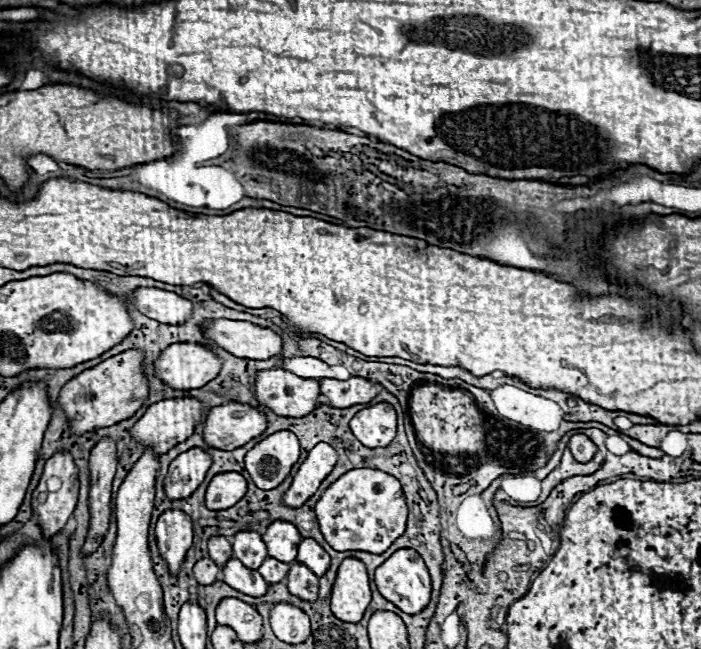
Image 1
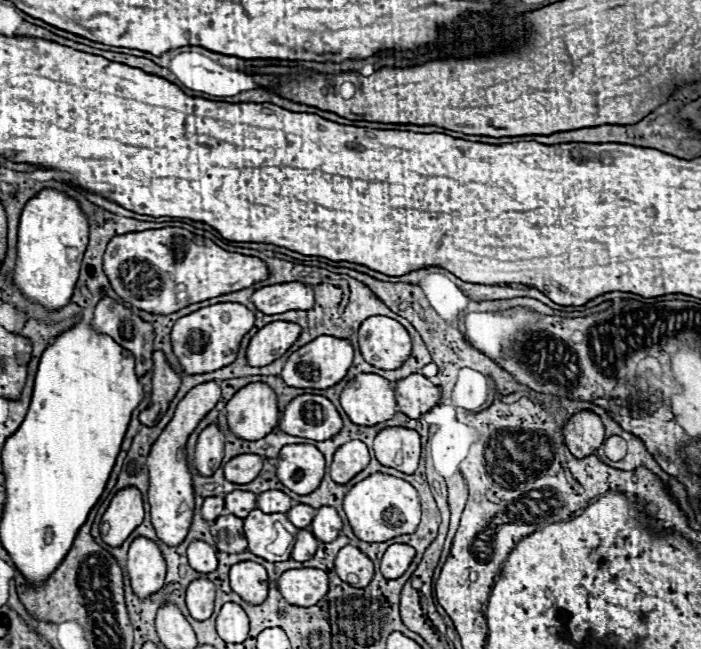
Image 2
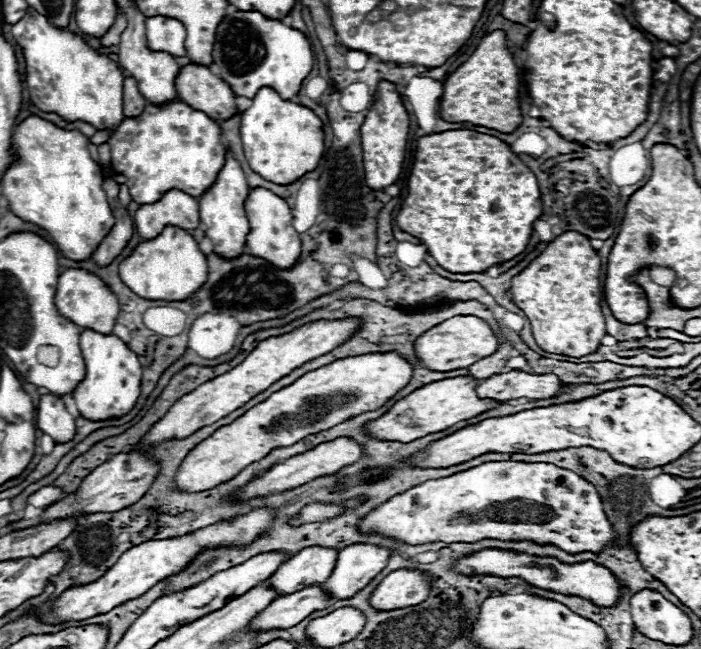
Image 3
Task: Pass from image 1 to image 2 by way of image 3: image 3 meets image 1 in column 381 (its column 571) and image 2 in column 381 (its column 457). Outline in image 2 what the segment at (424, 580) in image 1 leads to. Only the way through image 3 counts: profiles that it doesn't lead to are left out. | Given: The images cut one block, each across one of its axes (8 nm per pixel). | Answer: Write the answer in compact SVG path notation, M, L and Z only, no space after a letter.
M392 544L384 552L380 570L382 570L384 576L388 576L388 580L396 580L408 570L414 556L416 556L416 550L412 546L408 546L408 544Z

